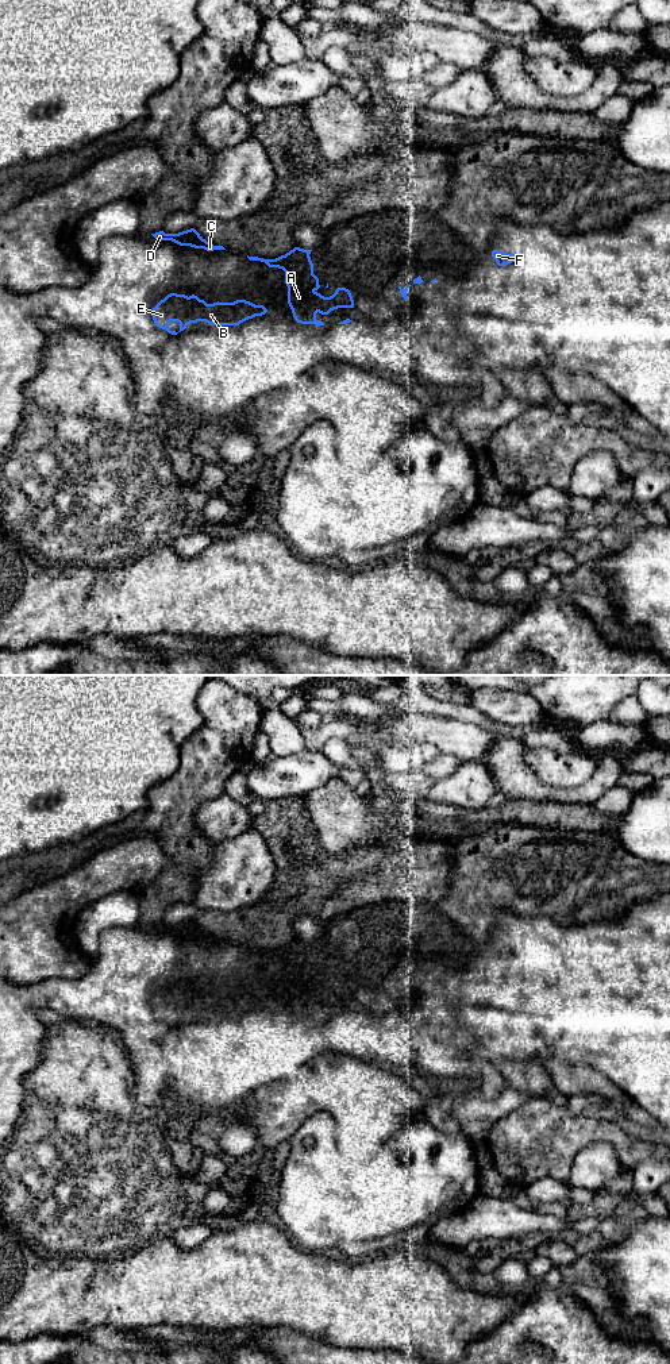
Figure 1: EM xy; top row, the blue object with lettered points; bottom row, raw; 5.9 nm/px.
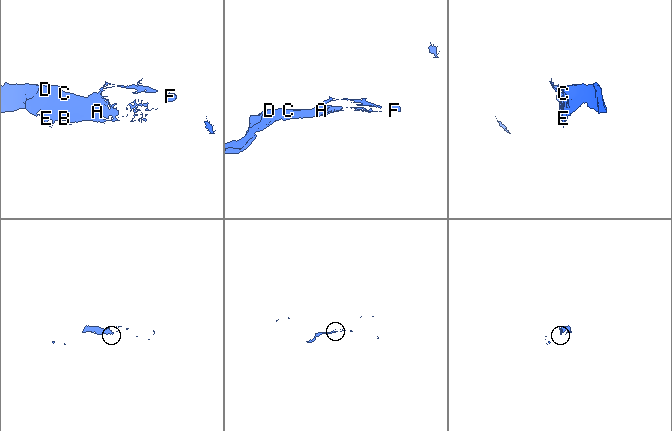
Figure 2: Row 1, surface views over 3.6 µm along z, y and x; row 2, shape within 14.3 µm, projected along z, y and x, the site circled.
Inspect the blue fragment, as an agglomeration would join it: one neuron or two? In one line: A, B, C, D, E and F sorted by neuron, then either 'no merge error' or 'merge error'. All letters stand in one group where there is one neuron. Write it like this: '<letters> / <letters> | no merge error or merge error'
A B C D E / F | merge error

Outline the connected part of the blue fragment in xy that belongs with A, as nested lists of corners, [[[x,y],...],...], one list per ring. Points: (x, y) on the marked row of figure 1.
[[[294,247],[276,259],[247,255],[250,261],[261,261],[269,267],[278,267],[285,271],[288,304],[294,320],[301,324],[315,324],[317,312],[328,315],[338,308],[354,308],[353,296],[346,288],[338,288],[330,297],[324,297],[316,292],[320,285],[319,278],[313,274],[311,251]]]

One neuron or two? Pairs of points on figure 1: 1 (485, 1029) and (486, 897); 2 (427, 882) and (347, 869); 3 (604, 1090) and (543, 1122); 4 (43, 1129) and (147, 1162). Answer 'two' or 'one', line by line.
1: two
2: one
3: two
4: one

